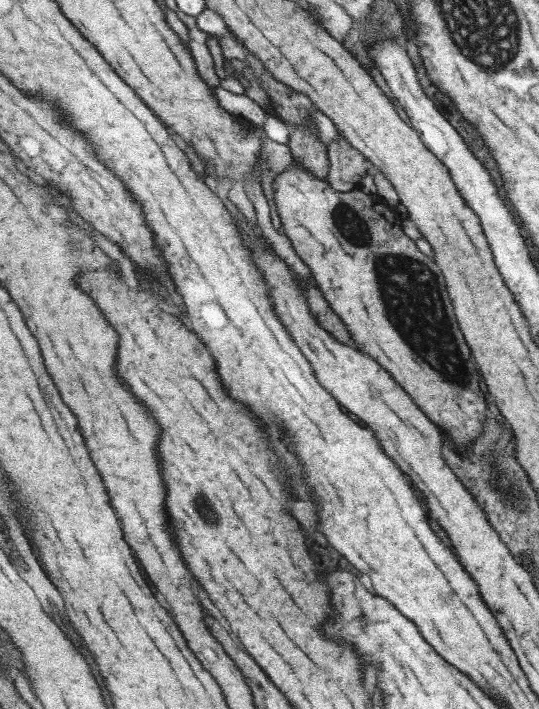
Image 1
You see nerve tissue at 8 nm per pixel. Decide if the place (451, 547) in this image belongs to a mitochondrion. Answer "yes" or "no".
no

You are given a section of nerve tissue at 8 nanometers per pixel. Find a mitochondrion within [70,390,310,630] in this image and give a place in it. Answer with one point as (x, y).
(204, 510)

